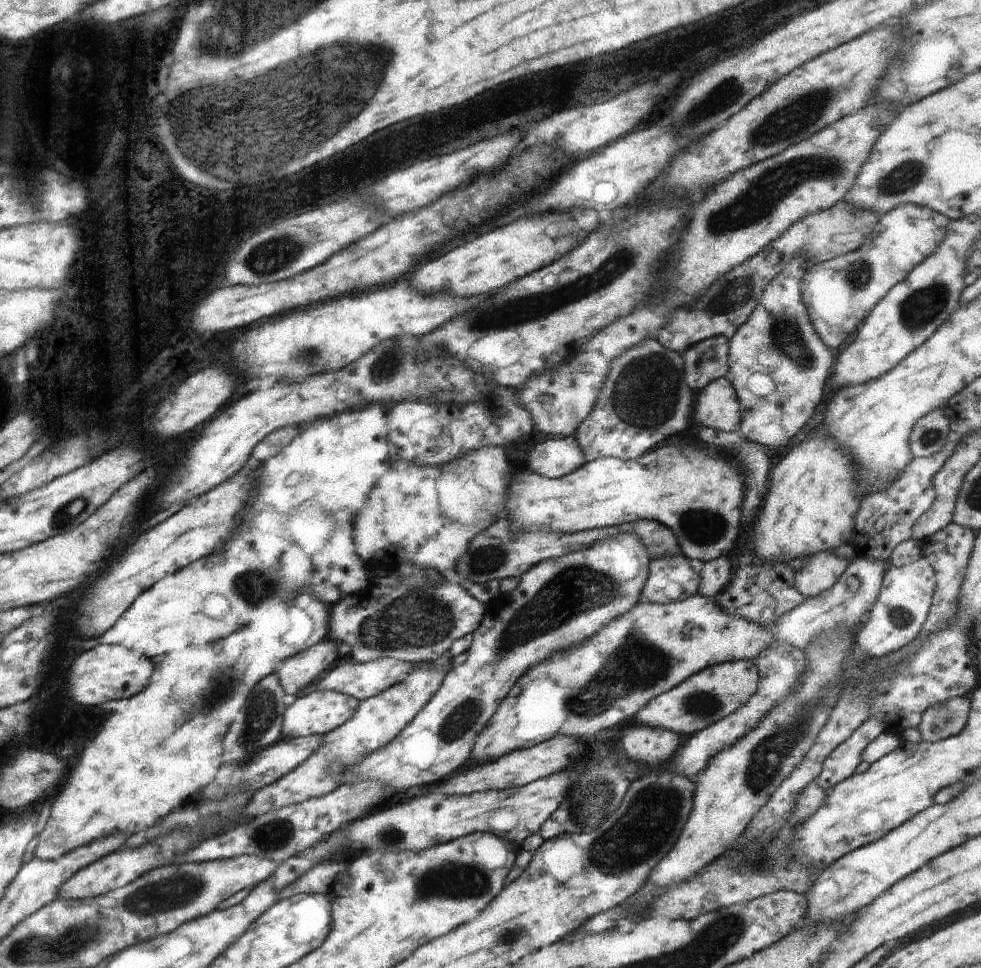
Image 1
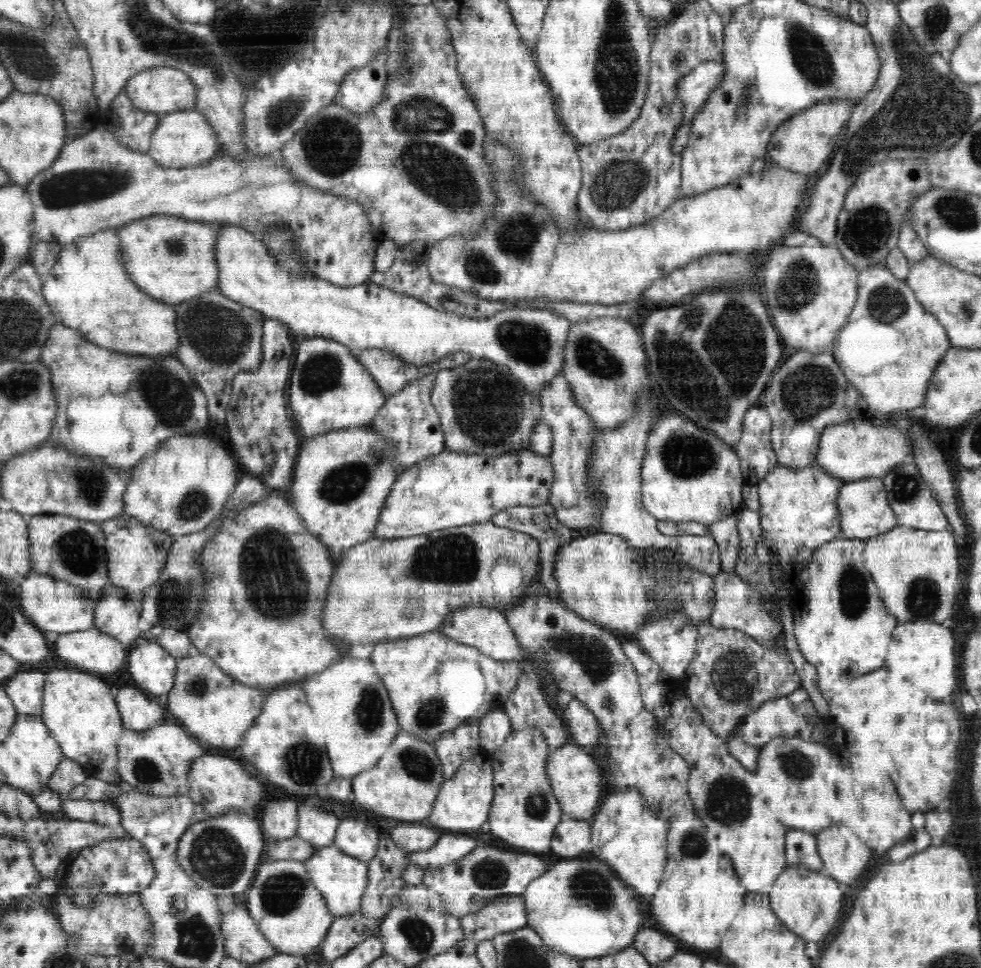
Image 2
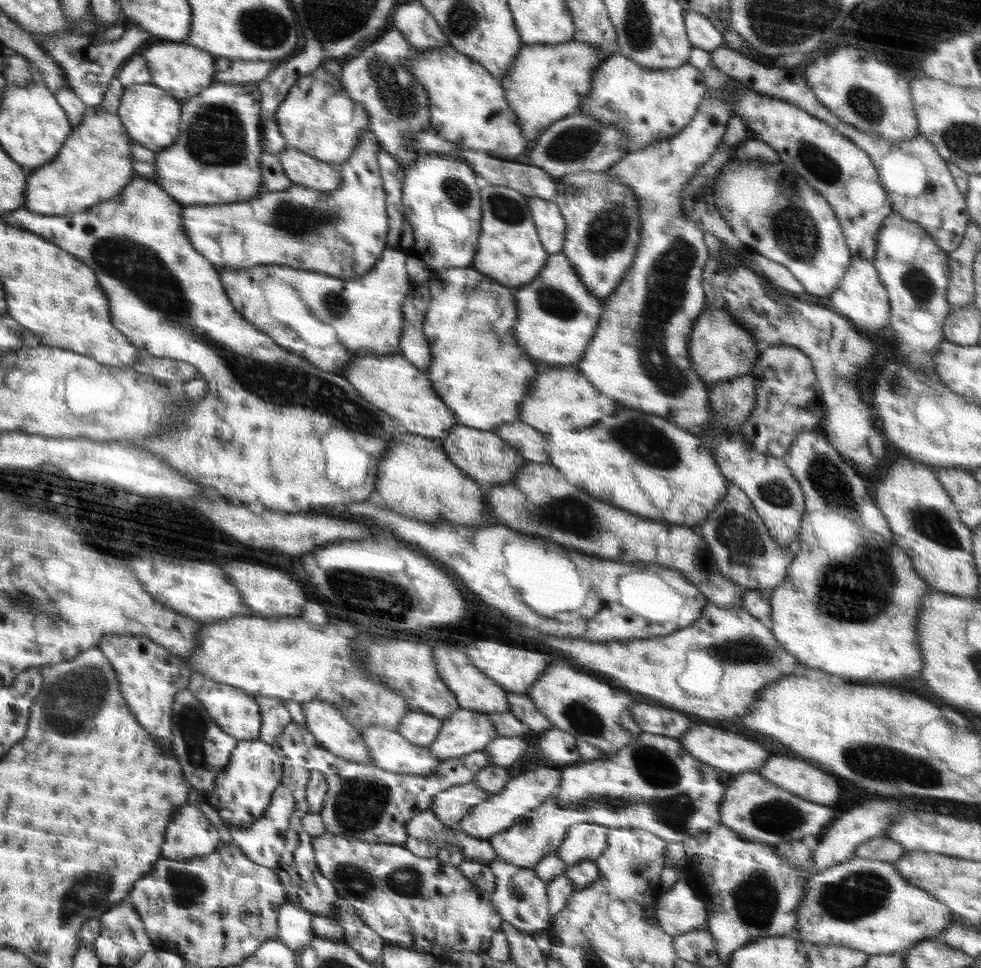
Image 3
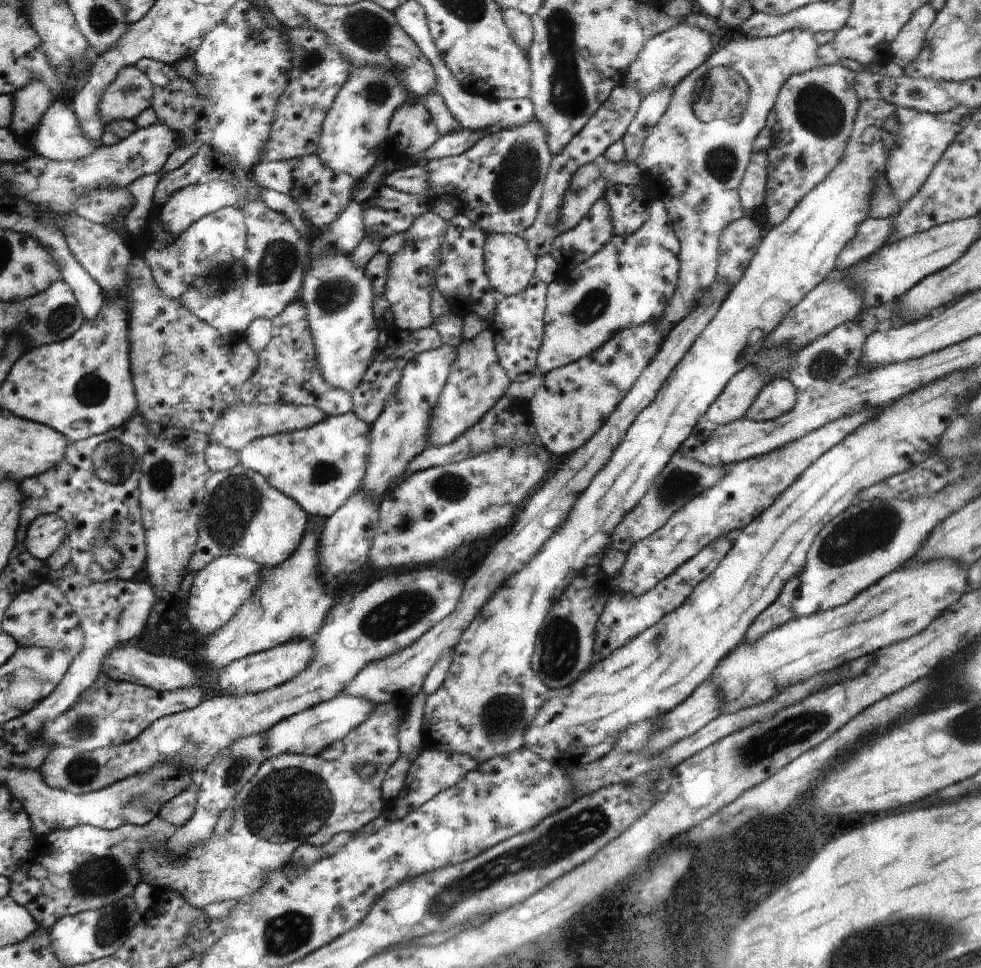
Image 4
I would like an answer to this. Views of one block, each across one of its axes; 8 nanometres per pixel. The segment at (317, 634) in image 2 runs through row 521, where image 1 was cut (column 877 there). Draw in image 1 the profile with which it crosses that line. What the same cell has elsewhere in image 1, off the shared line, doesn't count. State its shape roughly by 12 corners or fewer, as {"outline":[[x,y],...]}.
{"outline":[[902,204],[864,246],[807,269],[802,300],[836,353],[950,220]]}

